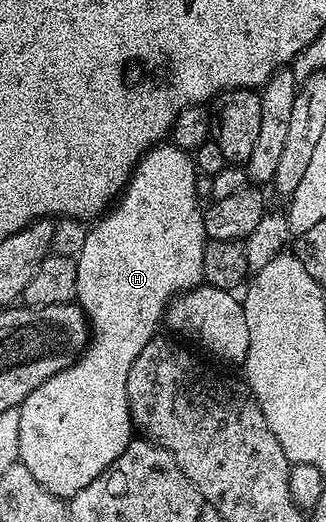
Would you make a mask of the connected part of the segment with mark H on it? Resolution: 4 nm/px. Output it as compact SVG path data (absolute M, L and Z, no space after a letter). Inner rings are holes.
M171 143L152 146L141 156L141 160L133 168L128 183L125 184L121 196L116 198L112 208L102 213L100 217L96 218L95 223L88 226L89 234L83 243L83 251L79 251L79 255L75 259L77 262L77 295L75 301L85 313L87 324L91 330L91 340L73 364L63 371L59 371L59 375L51 375L51 379L47 379L47 383L35 387L35 391L31 391L31 395L27 395L27 399L21 402L19 406L20 464L25 465L27 471L31 471L31 475L35 475L35 479L39 479L39 483L43 483L43 487L47 487L47 491L51 491L51 495L68 499L74 497L79 491L83 491L83 487L87 487L87 483L91 483L91 479L98 477L111 463L115 463L115 459L119 459L119 455L123 455L123 451L134 436L135 426L133 416L129 414L129 400L127 399L127 375L131 371L131 363L135 363L139 351L143 351L143 347L147 347L147 343L158 336L157 324L162 324L165 311L174 296L196 289L203 281L203 251L207 238L205 236L203 205L197 195L198 176L197 166L193 164L193 158L190 154L183 152Z

